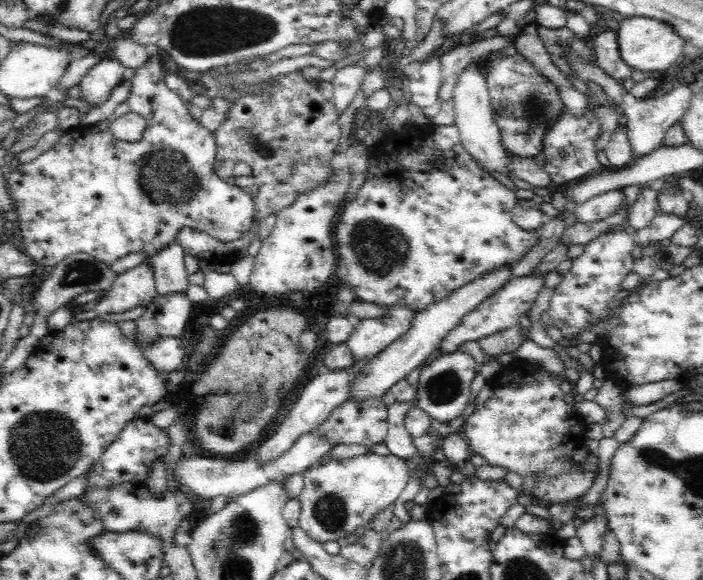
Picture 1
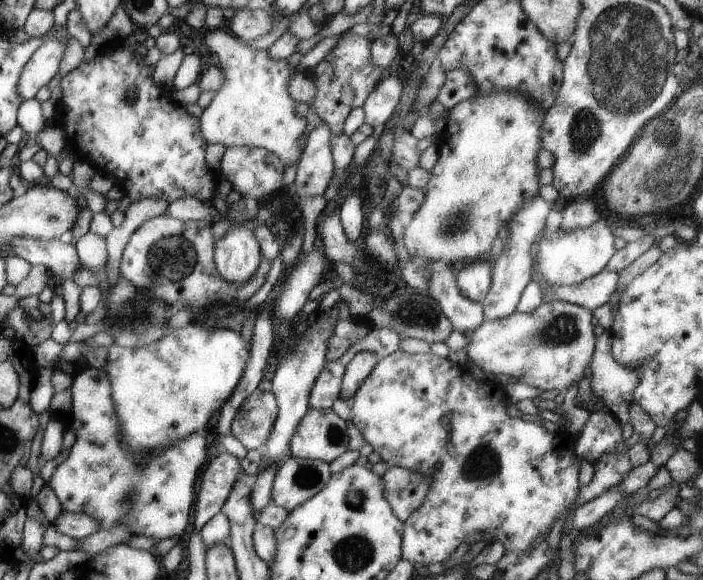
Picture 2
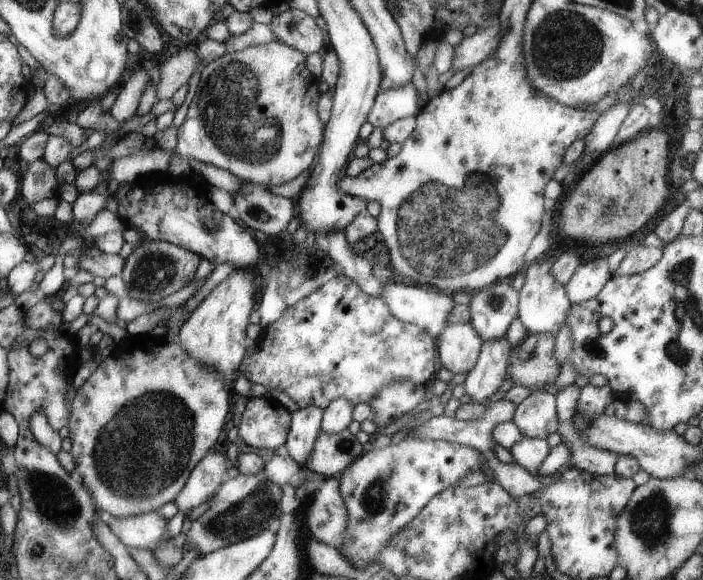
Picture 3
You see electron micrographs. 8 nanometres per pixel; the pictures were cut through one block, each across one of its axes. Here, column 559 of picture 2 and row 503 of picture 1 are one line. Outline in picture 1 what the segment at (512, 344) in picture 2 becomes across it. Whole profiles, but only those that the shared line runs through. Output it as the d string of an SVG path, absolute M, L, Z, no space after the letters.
M365 453L350 460L330 460L318 468L310 468L304 474L304 488L299 494L299 526L316 542L345 538L357 526L369 525L380 510L396 502L410 477L408 461L393 454Z

